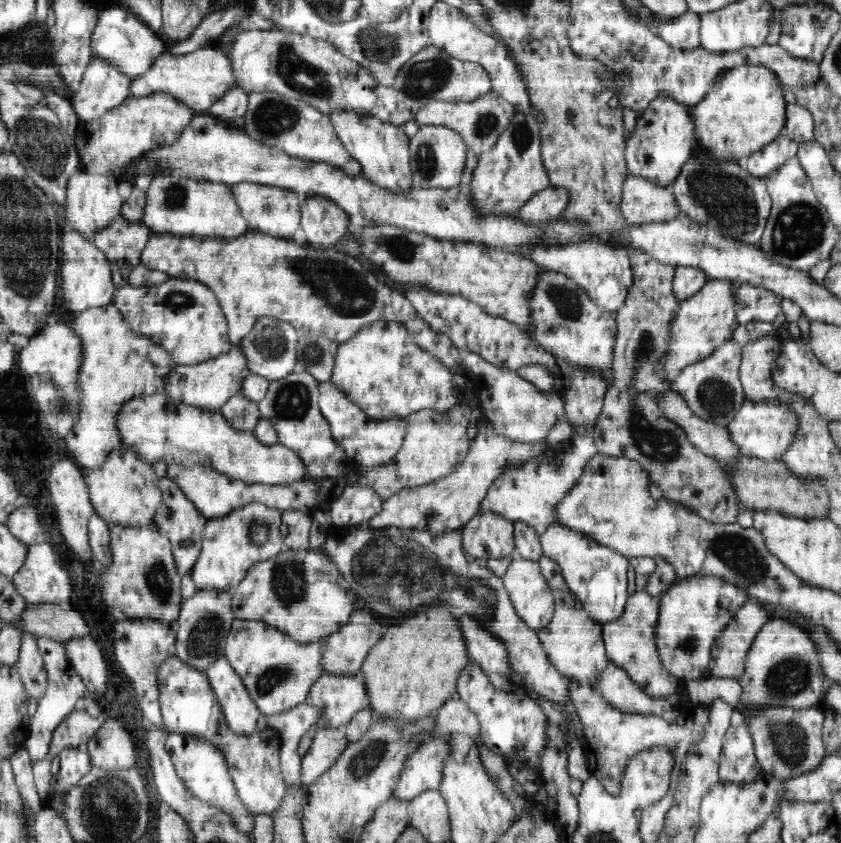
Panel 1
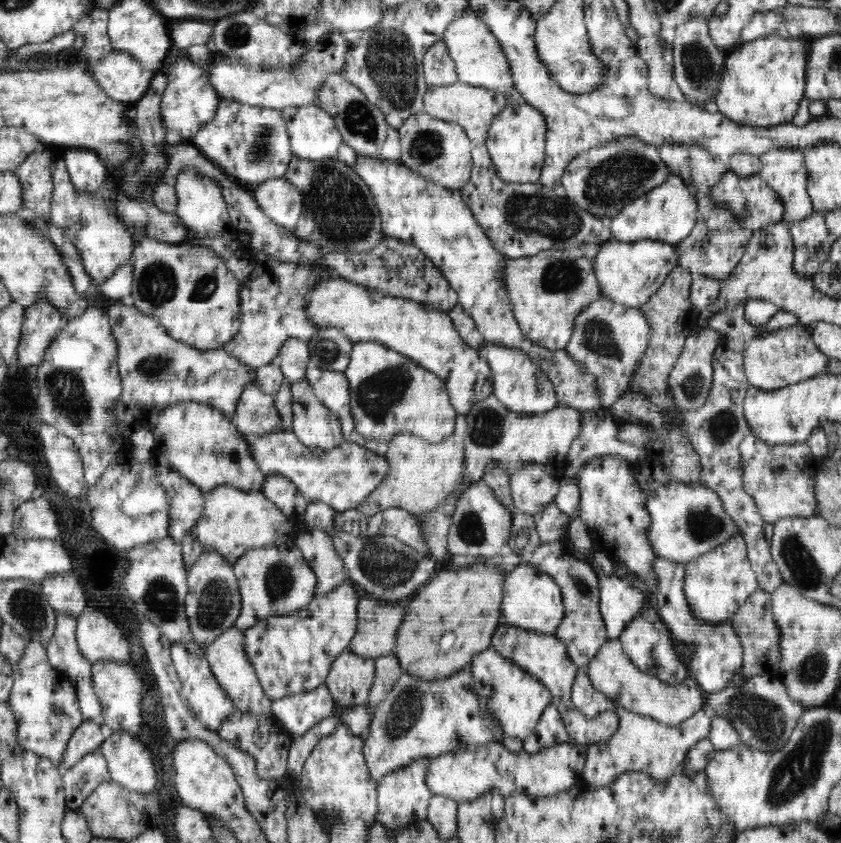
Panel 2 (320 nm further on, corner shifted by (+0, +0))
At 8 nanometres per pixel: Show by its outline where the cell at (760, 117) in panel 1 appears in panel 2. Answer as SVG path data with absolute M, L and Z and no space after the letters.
M769 35L741 45L739 50L725 58L719 91L715 96L719 112L738 124L750 127L772 127L790 123L805 97L805 78L811 43L812 39L807 36Z

